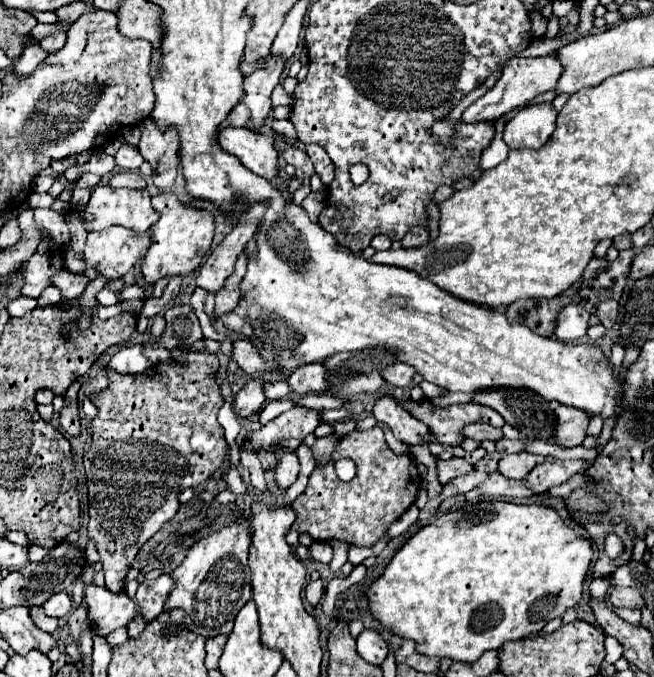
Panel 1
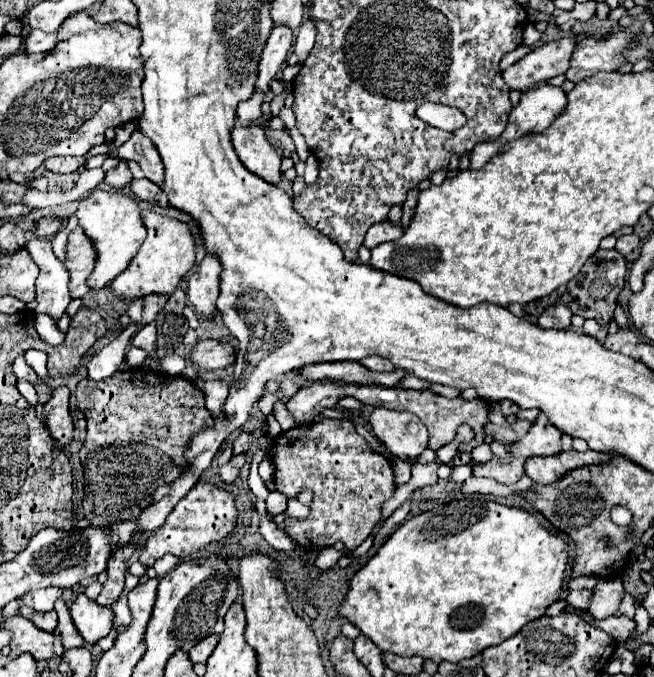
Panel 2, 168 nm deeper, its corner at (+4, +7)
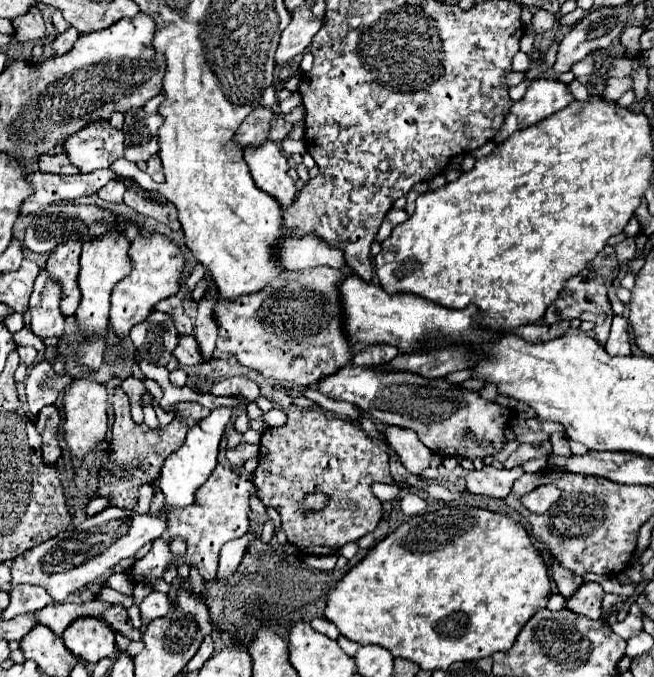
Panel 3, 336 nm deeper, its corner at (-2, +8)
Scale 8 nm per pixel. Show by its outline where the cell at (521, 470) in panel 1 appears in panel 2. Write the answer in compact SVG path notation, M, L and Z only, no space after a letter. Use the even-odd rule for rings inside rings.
M493 456L489 462L475 466L473 474L493 478L501 484L515 484L523 476L523 464L525 464L525 458L511 456L511 458L501 460L501 458Z

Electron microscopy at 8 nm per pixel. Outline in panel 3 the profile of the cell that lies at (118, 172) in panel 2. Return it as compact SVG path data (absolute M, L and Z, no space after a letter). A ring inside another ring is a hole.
M107 183L97 195L107 203L123 203L125 185L123 183Z

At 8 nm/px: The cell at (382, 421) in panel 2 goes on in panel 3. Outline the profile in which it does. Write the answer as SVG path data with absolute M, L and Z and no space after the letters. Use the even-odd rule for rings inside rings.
M387 427L385 437L387 437L387 443L399 453L401 465L413 475L423 475L423 471L431 463L429 455L433 453L417 439L417 435L413 435L413 431L409 429Z

